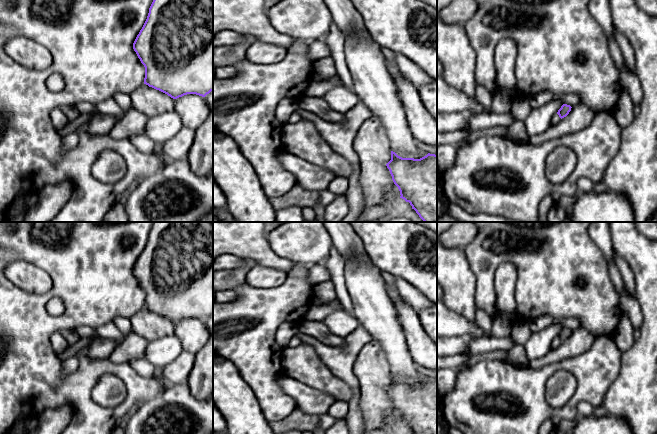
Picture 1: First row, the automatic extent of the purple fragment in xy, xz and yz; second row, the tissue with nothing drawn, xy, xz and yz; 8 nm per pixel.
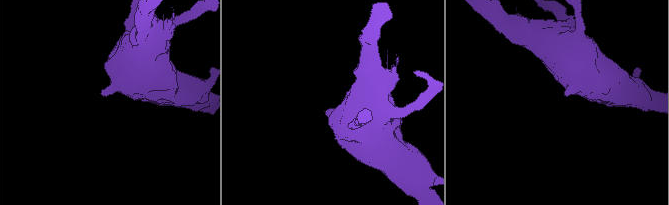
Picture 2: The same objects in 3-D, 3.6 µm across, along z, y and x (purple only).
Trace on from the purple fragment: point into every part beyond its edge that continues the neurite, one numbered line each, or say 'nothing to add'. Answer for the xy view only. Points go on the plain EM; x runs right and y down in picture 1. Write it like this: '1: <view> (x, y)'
nothing to add

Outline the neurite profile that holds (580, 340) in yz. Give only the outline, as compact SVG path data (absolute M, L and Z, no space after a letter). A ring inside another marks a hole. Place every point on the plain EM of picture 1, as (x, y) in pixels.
M579 327L573 330L569 338L562 342L556 349L541 358L530 361L529 366L538 369L562 359L583 354L591 347L594 339L595 337L589 331Z

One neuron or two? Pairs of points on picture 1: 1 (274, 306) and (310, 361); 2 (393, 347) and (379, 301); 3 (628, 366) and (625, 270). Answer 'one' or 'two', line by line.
1: one
2: one
3: two

